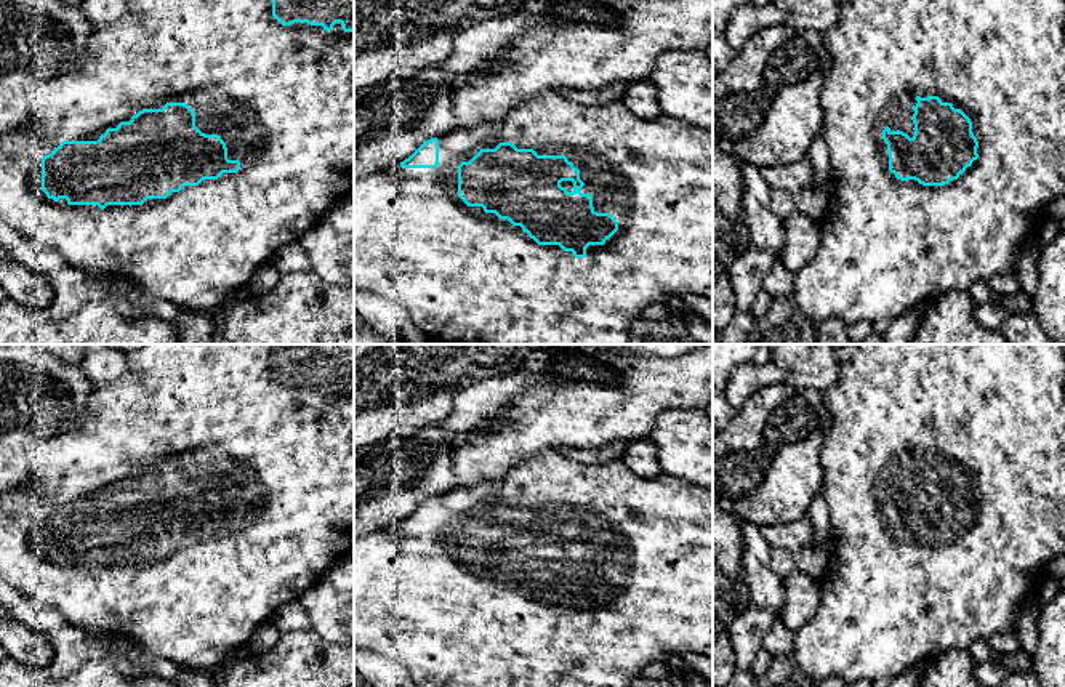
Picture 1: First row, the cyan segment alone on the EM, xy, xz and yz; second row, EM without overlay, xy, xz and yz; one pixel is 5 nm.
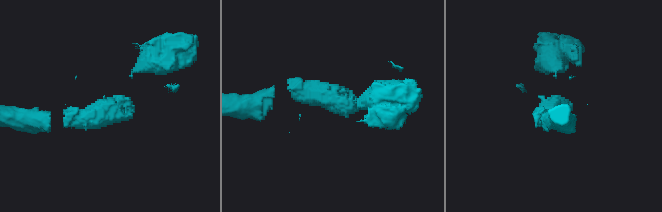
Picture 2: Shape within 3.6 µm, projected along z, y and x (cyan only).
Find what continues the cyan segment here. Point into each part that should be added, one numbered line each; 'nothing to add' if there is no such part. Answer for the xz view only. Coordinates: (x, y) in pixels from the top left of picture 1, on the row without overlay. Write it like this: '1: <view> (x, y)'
1: xz (450, 625)

